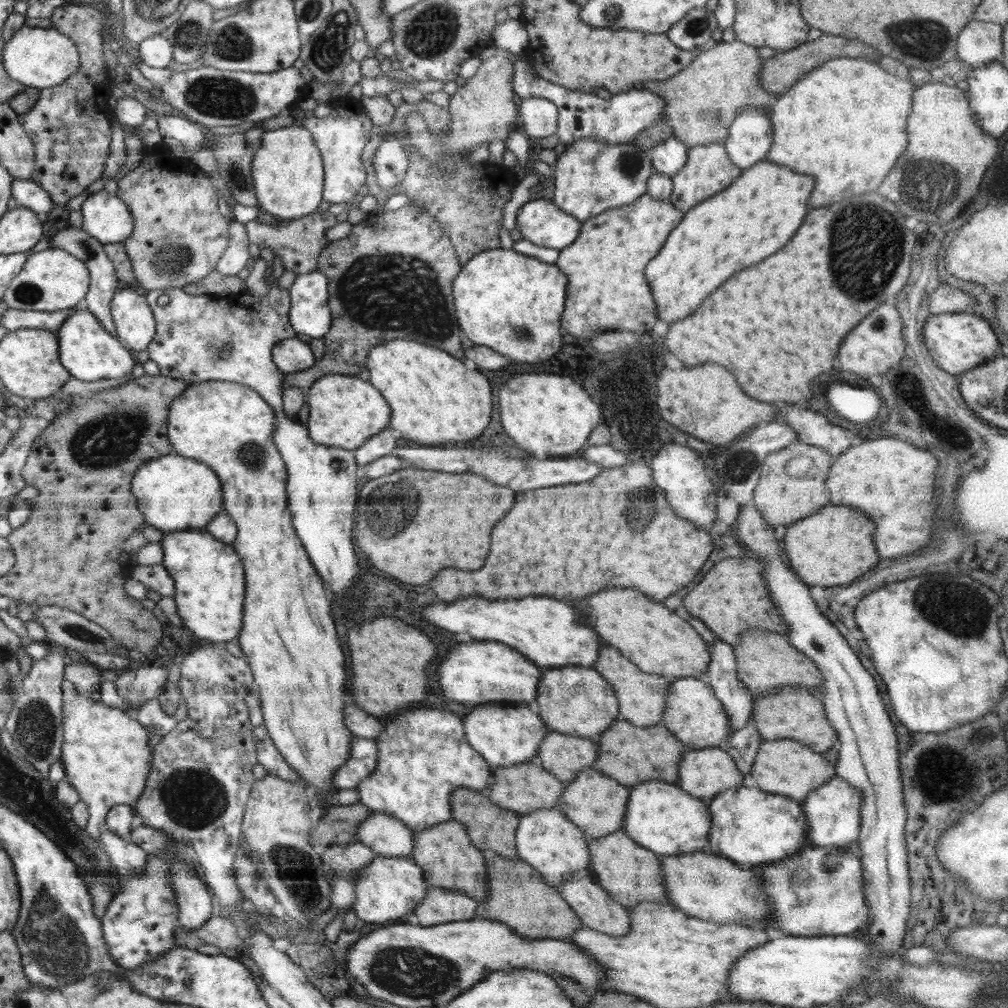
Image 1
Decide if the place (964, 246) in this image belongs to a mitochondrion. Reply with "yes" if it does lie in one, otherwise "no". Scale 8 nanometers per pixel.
no

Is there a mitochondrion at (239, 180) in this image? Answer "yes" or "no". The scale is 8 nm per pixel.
yes

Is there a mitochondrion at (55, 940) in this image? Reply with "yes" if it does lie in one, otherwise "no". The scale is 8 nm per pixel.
yes

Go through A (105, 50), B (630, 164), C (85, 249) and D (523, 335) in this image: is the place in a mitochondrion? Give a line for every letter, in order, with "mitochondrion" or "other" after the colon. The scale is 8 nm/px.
A: other
B: mitochondrion
C: mitochondrion
D: mitochondrion

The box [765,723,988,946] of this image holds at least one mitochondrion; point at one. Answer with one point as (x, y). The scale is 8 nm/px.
(829, 868)

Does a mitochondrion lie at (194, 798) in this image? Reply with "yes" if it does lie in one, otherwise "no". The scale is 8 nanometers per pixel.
yes

